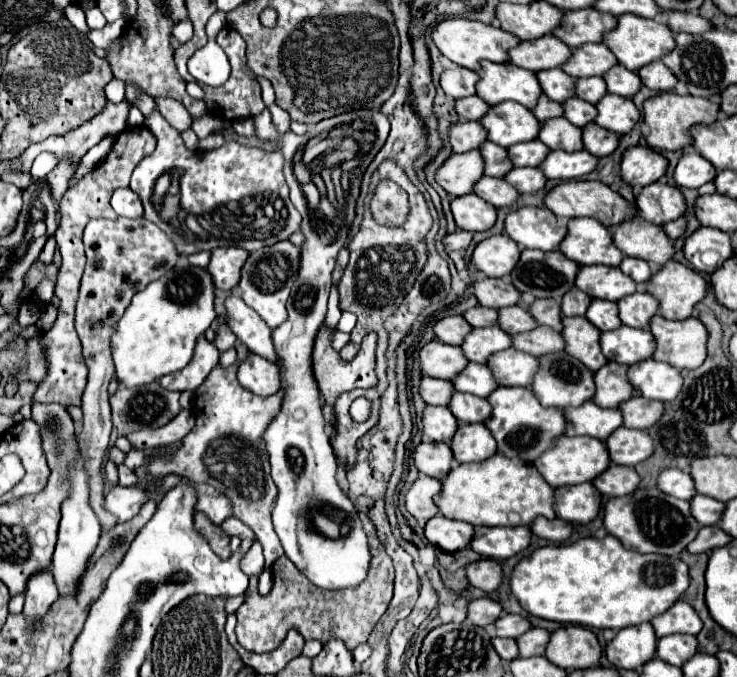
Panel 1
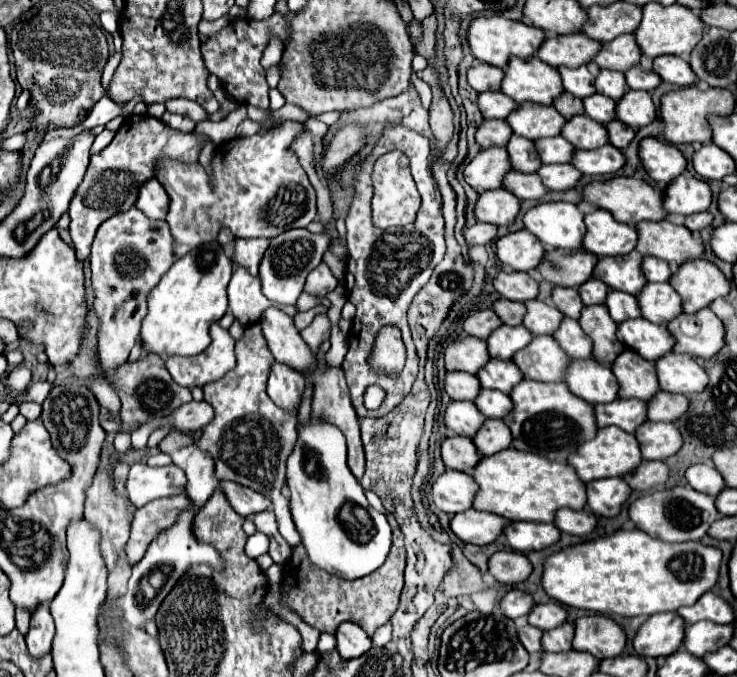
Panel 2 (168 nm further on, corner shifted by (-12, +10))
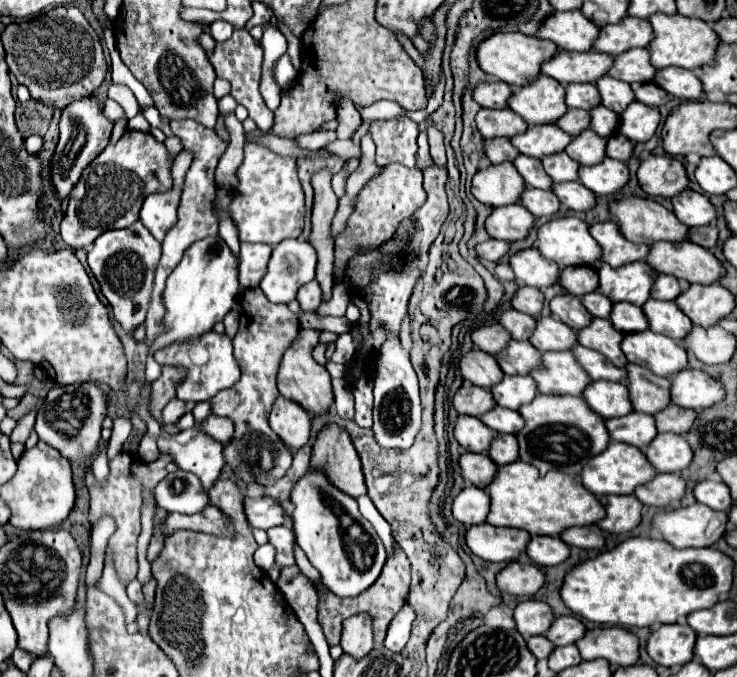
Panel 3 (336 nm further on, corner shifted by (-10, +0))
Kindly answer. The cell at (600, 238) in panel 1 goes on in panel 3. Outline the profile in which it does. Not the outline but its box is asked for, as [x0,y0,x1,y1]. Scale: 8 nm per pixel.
[590,220,650,268]

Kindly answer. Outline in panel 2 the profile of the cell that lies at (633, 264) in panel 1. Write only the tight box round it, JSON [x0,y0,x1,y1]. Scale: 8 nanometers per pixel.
[642,256,672,282]

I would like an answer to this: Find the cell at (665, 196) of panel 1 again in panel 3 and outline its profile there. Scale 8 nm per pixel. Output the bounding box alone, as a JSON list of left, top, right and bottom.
[672,190,716,228]

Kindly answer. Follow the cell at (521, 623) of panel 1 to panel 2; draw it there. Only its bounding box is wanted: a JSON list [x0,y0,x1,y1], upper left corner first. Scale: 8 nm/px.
[526,602,566,630]

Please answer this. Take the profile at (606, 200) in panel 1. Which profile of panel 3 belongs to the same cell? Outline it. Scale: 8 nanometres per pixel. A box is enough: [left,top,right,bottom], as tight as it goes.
[610,196,688,246]

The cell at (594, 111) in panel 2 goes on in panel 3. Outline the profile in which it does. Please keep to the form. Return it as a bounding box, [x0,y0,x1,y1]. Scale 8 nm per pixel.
[590,106,618,138]

